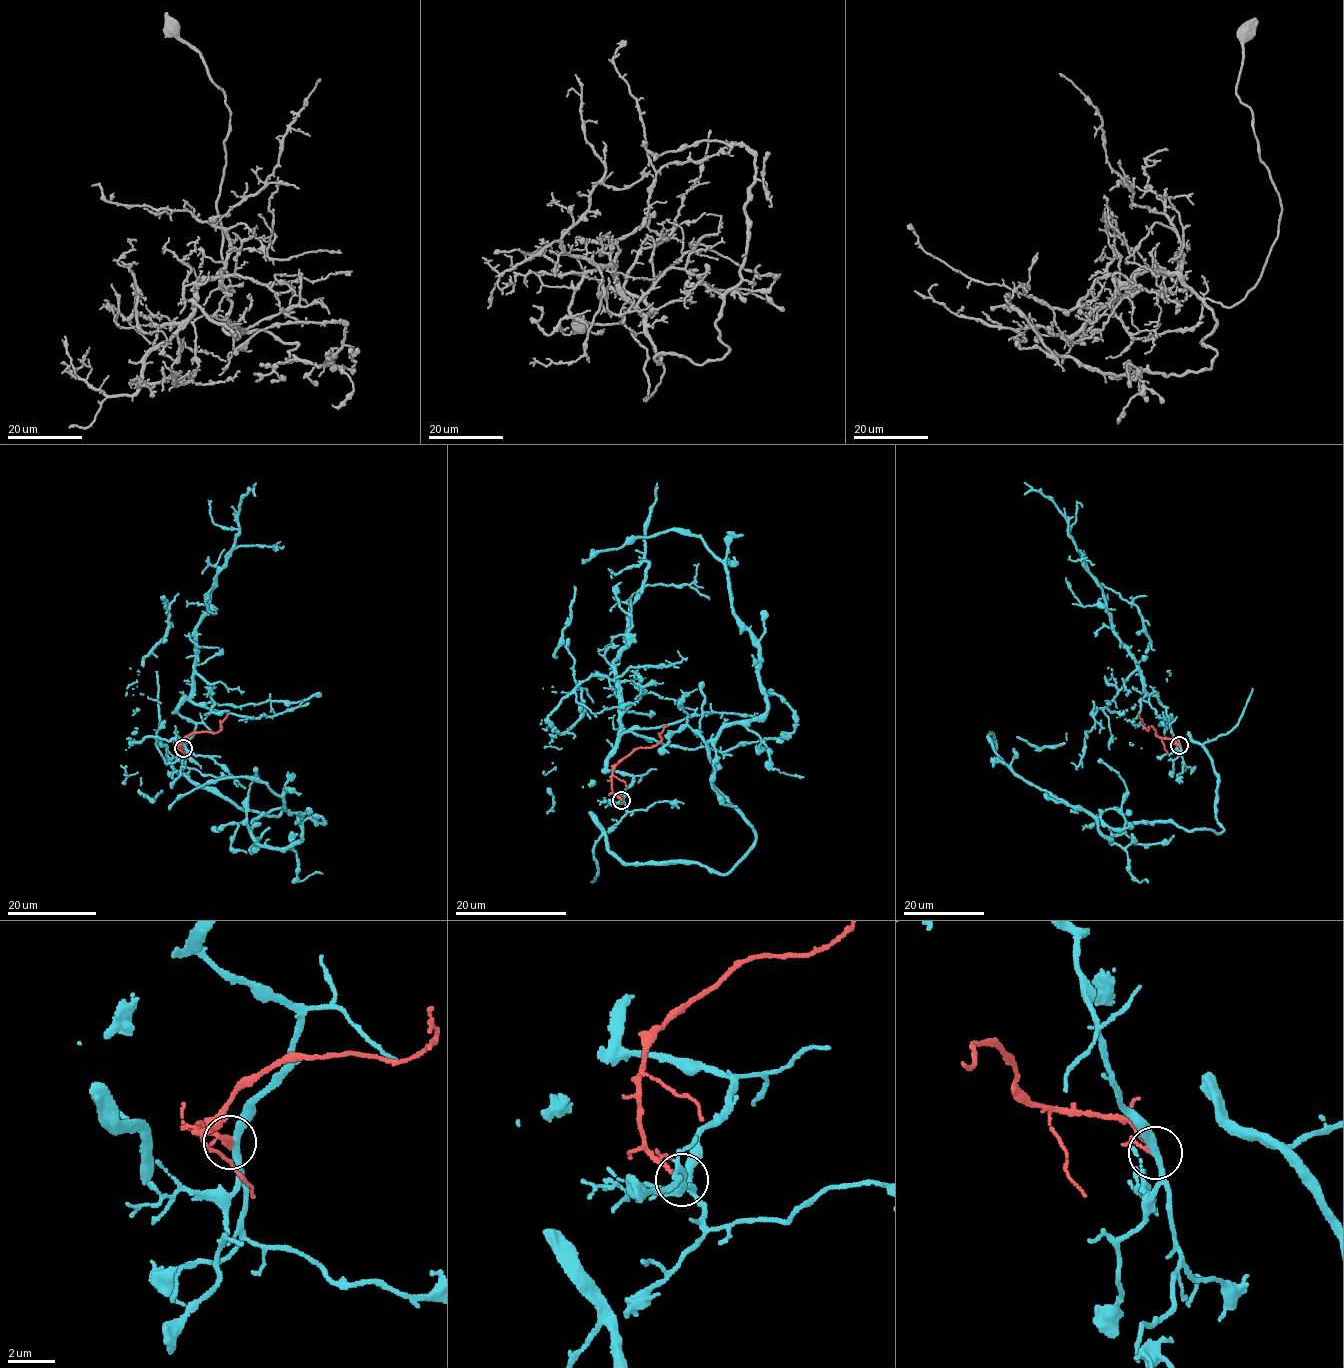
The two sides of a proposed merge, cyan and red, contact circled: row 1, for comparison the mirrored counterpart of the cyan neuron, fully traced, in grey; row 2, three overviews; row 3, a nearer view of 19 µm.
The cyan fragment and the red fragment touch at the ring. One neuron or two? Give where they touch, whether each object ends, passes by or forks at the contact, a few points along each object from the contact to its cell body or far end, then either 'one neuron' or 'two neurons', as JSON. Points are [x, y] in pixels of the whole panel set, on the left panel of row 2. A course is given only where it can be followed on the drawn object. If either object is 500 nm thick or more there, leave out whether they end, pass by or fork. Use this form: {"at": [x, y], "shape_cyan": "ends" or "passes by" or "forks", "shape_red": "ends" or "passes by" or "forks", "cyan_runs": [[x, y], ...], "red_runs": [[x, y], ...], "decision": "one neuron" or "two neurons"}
{"at": [183, 748], "shape_cyan": "passes by", "shape_red": "ends", "cyan_runs": [[183, 748], [160, 745], [193, 781], [282, 809], [258, 844], [301, 839], [263, 783], [171, 804], [141, 778]], "red_runs": [[183, 748], [177, 745], [190, 735], [198, 732], [215, 733], [221, 729], [220, 723], [228, 713]], "decision": "two neurons"}

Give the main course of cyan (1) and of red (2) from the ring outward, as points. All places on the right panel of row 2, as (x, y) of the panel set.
1: (1180, 745), (1209, 757), (1224, 830), (1141, 821), (1110, 842), (988, 739), (1039, 747), (1067, 733)
2: (1180, 745), (1174, 740), (1163, 739), (1149, 726), (1148, 731), (1139, 714)

